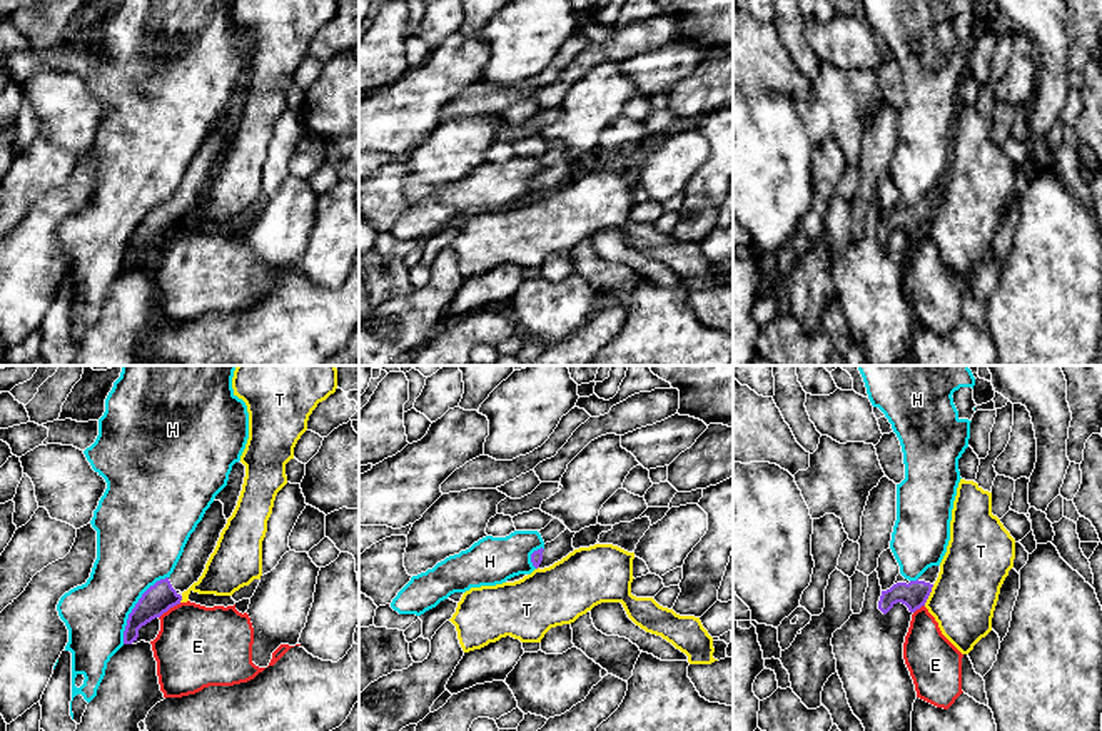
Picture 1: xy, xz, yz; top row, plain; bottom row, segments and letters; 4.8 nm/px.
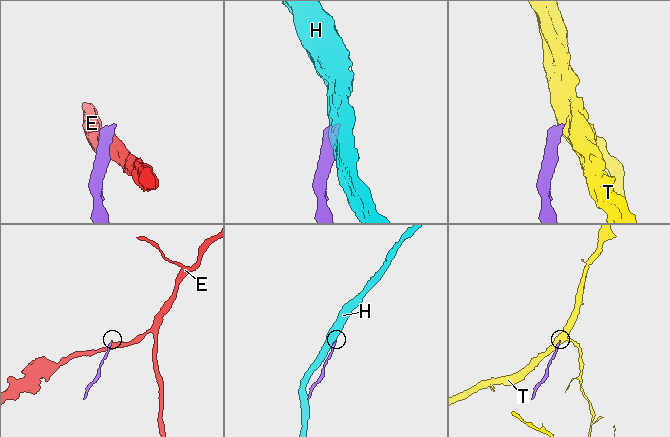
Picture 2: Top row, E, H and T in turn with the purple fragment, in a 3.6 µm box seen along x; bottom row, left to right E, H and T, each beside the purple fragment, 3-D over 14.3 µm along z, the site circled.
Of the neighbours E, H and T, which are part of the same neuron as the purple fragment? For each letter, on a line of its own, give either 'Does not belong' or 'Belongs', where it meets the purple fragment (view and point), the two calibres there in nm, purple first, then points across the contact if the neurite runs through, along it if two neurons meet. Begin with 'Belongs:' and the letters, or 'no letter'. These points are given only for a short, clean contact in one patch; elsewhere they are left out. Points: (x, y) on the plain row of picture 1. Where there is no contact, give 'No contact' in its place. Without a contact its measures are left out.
Belongs: no letter
E: Does not belong. Touches purple at xy (169, 234). Thickness 140 nm (purple) against 400 nm. Boundary: xy (181, 229), (169, 234), (159, 244)
H: Does not belong. Touches purple at xy (136, 232). Thickness 140 nm (purple) against 360 nm
T: Does not belong. Touches purple at yz (929, 221). Thickness 130 nm (purple) against 320 nm. Boundary: yz (934, 211), (924, 231)

